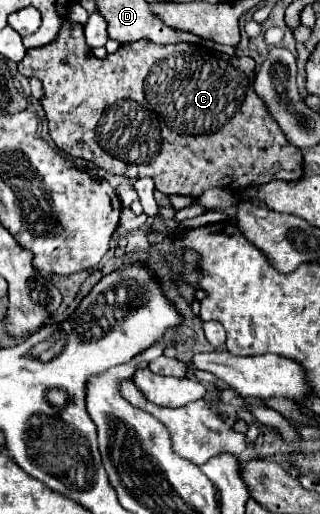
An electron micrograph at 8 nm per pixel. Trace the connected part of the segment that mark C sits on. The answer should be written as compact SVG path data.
M67 17L65 25L61 27L61 33L57 33L57 37L49 45L43 45L39 49L29 49L27 55L23 57L23 61L19 61L17 69L19 69L21 75L37 77L43 83L43 97L39 99L39 103L41 103L45 115L47 115L47 121L49 121L49 135L57 143L59 149L63 149L71 157L87 159L87 161L95 163L97 167L101 167L109 173L115 173L115 175L123 175L123 177L129 177L129 179L151 177L155 181L155 189L165 193L165 195L189 195L189 197L197 199L203 191L207 191L211 187L223 187L225 189L225 187L237 185L237 191L241 191L241 187L263 185L263 183L273 181L273 179L297 181L303 173L301 151L295 145L289 145L287 137L281 133L279 125L273 121L273 115L269 113L269 109L263 105L263 101L259 99L259 95L253 89L255 65L249 57L239 57L239 55L231 57L231 55L219 53L215 49L207 49L203 45L193 45L193 43L157 45L157 43L151 43L147 39L139 39L135 43L121 45L115 53L107 55L105 59L97 59L91 53L91 49L85 45L83 27L79 23L73 23Z

